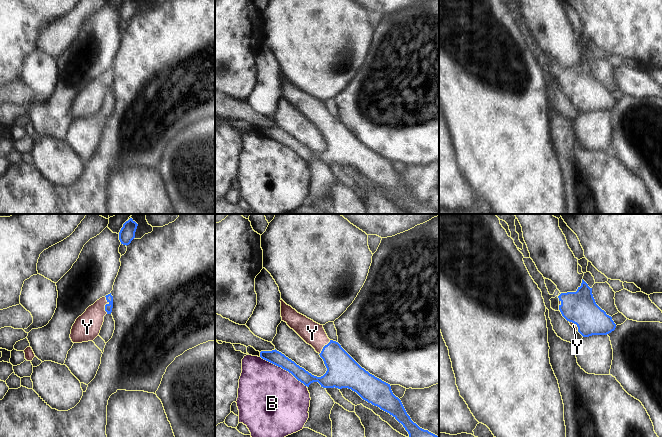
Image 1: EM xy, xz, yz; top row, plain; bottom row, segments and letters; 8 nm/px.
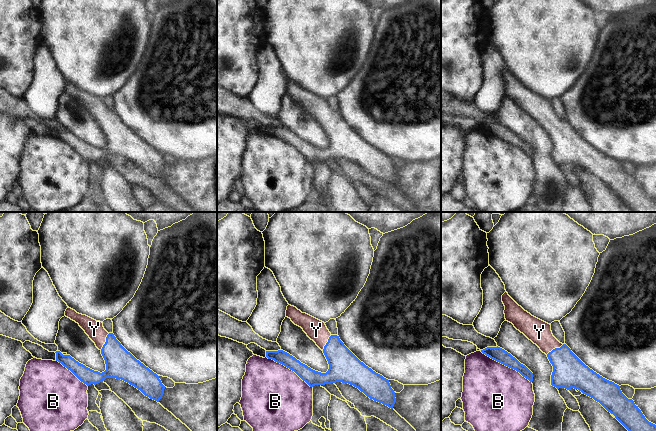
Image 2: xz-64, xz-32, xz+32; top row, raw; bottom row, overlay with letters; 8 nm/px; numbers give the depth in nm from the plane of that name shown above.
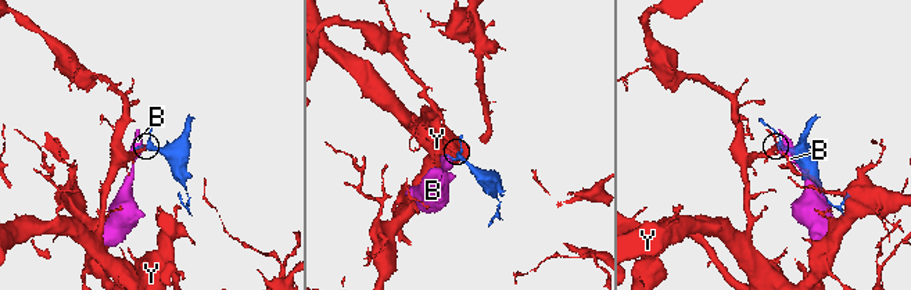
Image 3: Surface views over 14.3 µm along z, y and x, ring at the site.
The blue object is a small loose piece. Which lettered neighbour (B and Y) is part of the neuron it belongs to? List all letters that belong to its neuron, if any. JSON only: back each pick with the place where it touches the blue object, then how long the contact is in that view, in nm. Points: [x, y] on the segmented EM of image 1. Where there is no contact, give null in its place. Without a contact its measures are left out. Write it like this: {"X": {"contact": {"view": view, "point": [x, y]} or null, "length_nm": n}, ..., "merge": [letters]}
{"Y": {"contact": {"view": "xy", "point": [105, 305]}, "length_nm": 140}, "merge": ["Y"]}

